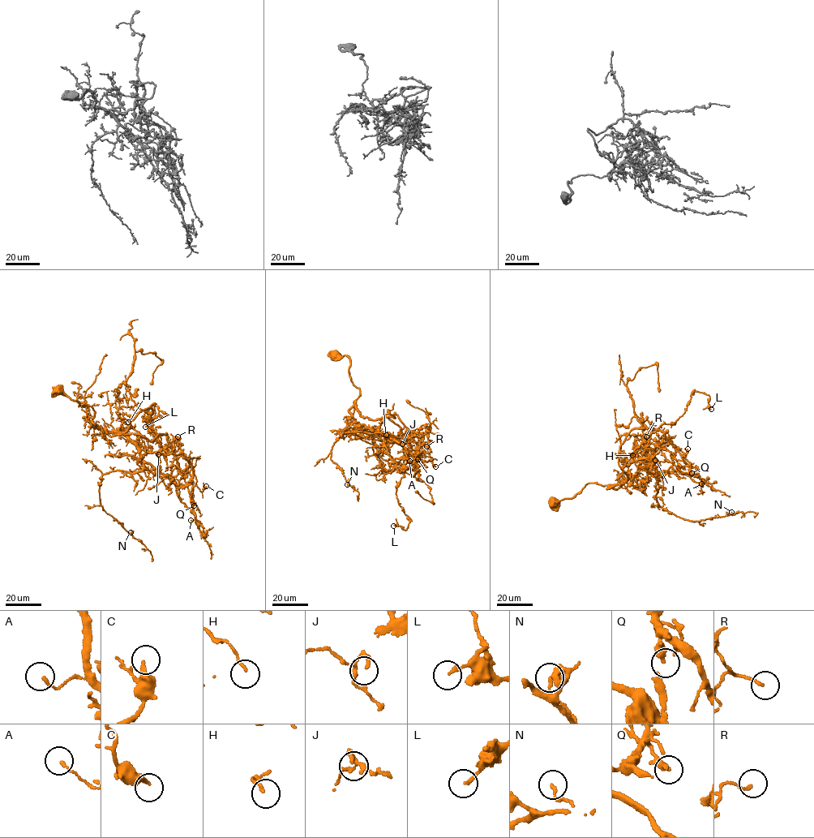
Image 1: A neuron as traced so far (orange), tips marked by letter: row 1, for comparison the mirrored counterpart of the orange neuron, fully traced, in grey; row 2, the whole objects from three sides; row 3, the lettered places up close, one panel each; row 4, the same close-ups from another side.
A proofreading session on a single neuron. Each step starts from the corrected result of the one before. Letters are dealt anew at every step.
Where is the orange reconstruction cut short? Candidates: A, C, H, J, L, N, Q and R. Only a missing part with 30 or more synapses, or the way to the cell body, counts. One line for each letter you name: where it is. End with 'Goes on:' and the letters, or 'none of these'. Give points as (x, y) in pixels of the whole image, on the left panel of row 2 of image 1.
Goes on: none of these

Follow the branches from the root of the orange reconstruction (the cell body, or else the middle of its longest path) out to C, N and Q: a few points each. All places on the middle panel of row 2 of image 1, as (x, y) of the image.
C: (335, 354), (349, 358), (351, 381), (359, 389), (354, 422), (368, 433), (423, 444), (435, 466)
N: (335, 354), (349, 358), (359, 389), (354, 422), (386, 436), (353, 431), (335, 443), (331, 460), (347, 484)
Q: (335, 354), (349, 358), (351, 381), (359, 389), (354, 422), (425, 461), (417, 459)

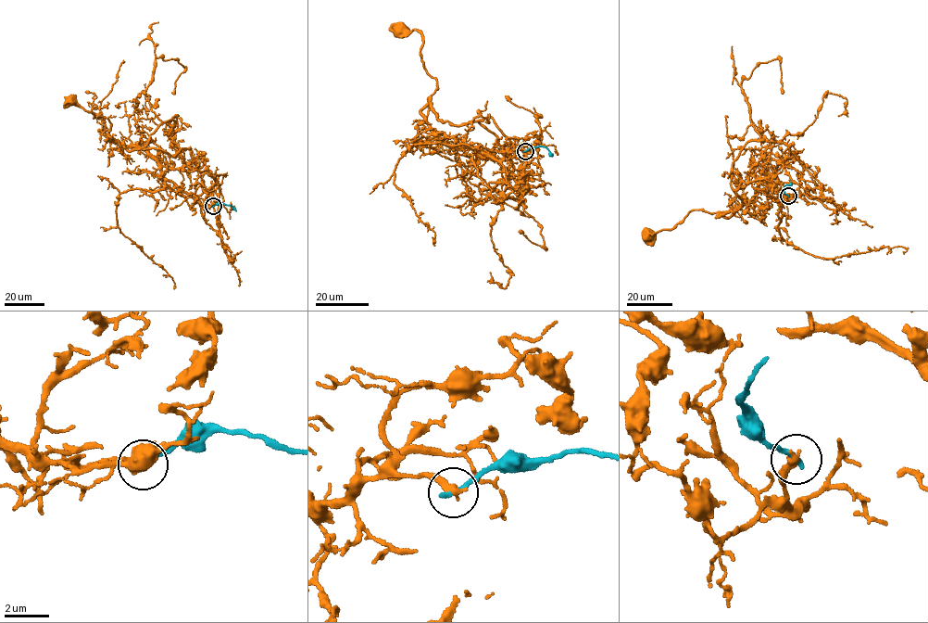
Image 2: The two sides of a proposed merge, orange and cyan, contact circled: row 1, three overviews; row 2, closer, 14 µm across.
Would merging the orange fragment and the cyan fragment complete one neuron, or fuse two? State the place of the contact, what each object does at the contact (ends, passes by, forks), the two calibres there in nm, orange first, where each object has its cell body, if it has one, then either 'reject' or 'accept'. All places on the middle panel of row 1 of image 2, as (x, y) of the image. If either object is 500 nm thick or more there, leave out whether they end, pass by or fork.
at (525, 151); orange ends there; cyan ends there; 320 nm thick on the orange side, 240 nm on the other; cell body of orange at (400, 29); no cell body on cyan; reject

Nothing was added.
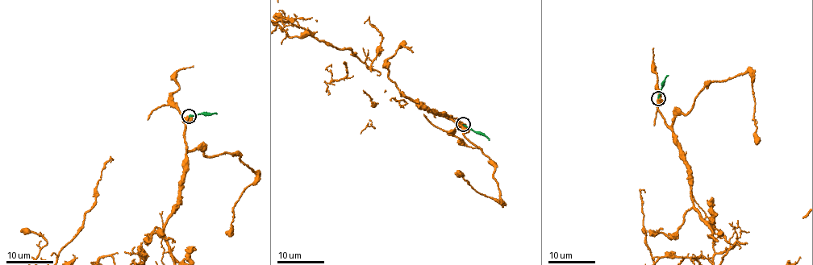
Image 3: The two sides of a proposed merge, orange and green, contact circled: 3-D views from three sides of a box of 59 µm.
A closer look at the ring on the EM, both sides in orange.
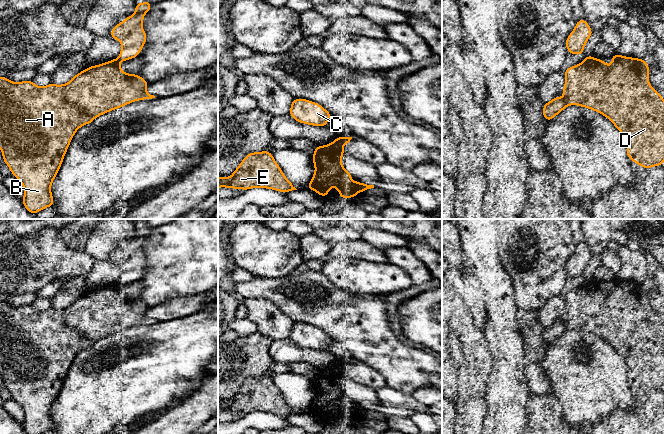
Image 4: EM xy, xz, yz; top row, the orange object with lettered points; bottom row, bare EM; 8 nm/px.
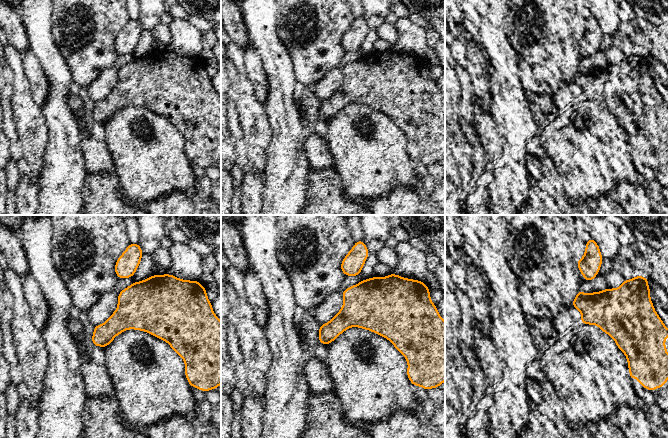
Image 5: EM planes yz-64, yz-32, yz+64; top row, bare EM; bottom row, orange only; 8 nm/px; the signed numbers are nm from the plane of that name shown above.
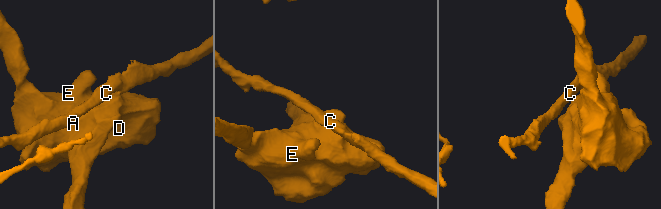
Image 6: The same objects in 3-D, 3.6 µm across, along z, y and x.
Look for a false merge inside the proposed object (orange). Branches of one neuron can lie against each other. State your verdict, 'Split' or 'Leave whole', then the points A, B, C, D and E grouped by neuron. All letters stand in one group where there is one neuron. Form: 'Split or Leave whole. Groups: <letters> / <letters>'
Split. Groups: A B D E / C

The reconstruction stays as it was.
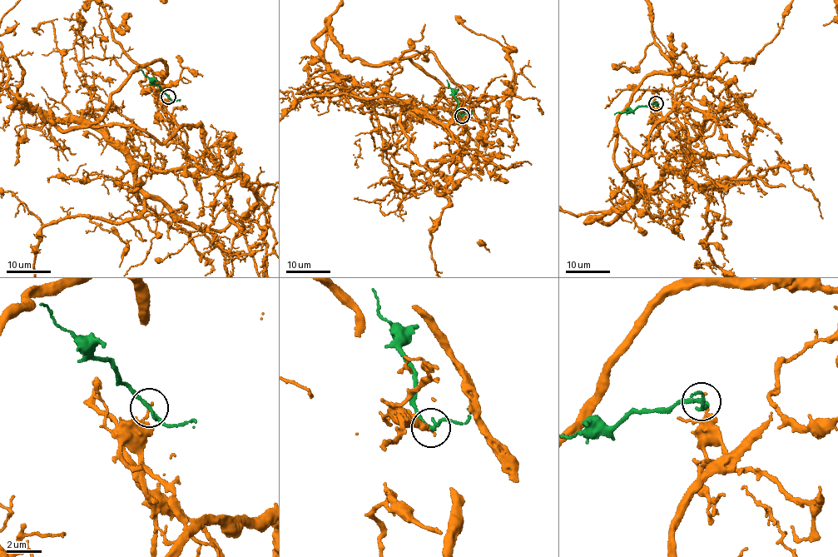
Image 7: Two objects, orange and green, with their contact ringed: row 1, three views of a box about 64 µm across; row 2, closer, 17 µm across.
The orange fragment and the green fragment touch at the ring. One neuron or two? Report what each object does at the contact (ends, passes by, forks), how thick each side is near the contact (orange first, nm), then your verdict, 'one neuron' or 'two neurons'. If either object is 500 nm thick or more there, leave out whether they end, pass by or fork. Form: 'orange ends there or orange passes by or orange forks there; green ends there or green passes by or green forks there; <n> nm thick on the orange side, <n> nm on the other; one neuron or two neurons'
orange ends there; green forks there; 150 nm thick on the orange side, 160 nm on the other; two neurons

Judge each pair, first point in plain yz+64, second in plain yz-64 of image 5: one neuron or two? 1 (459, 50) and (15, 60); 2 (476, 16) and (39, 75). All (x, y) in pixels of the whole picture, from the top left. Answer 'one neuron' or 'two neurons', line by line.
1: one neuron
2: two neurons

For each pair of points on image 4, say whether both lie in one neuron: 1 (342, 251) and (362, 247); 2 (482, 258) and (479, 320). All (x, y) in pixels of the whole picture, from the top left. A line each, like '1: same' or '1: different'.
1: same
2: different

